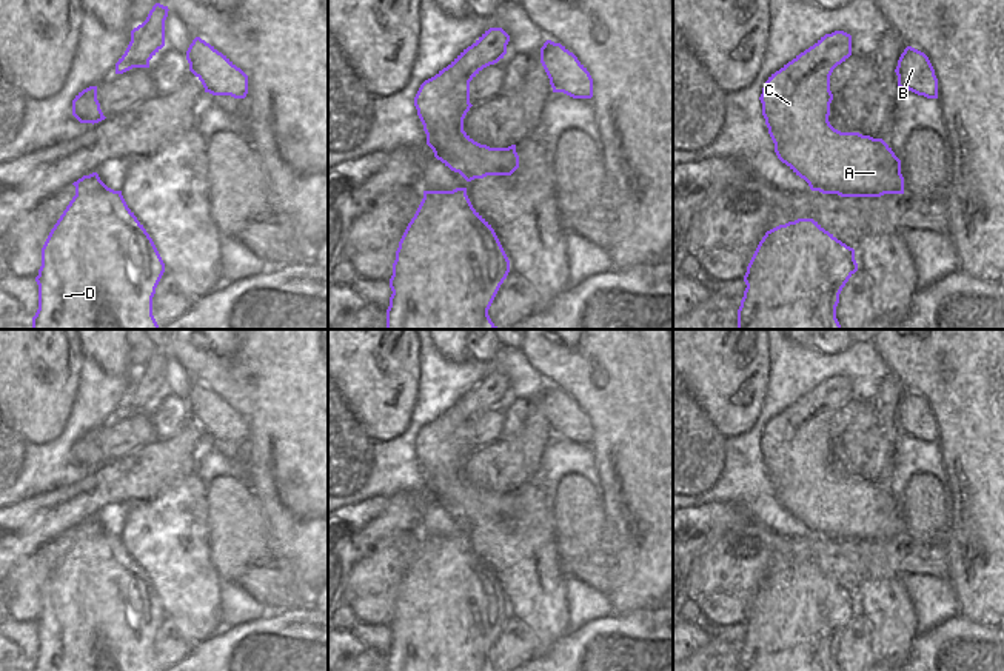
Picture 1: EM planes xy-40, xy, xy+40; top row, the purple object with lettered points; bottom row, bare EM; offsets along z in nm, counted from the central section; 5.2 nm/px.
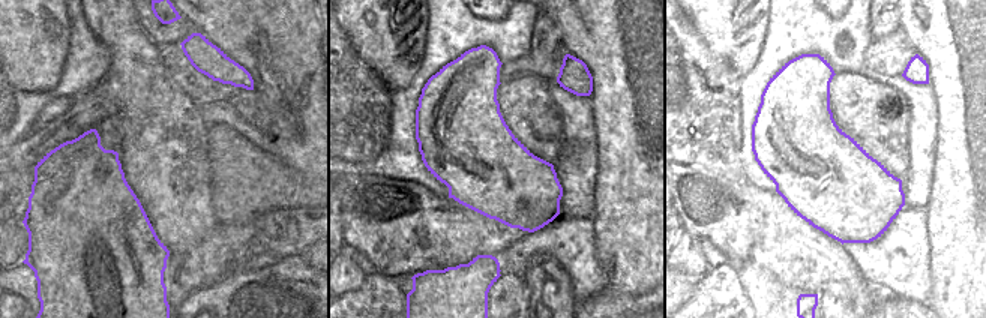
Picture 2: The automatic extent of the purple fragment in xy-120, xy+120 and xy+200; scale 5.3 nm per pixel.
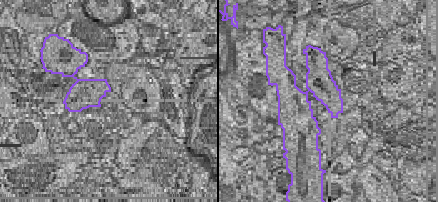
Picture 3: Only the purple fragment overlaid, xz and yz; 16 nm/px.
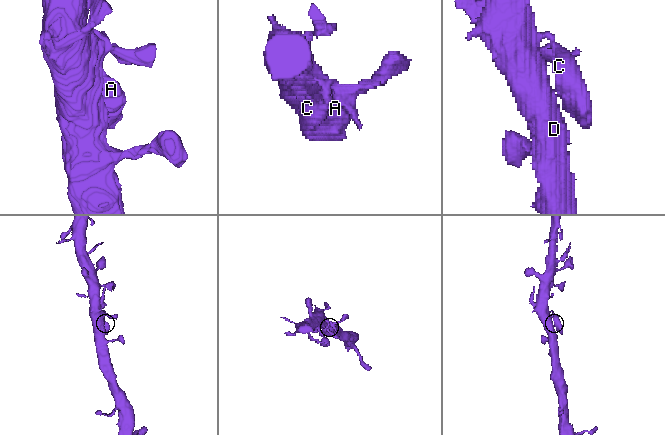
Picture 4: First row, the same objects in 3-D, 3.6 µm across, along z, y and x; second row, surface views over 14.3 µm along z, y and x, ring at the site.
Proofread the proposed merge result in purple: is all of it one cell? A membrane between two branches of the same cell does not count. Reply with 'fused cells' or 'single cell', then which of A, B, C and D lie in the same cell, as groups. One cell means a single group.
single cell; A B C D

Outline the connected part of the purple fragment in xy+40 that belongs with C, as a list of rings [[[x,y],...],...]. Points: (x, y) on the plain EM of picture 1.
[[[835,376],[821,382],[768,422],[759,445],[775,497],[782,508],[808,528],[812,536],[841,542],[904,539],[901,505],[882,483],[859,477],[841,477],[828,466],[833,445],[830,420],[850,400],[852,380]]]

